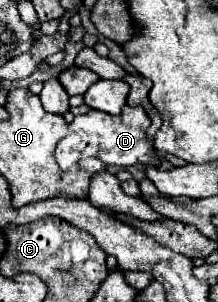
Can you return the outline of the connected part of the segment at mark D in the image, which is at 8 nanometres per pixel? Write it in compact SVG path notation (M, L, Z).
M124 106L120 116L110 116L100 110L90 110L88 114L76 116L68 126L68 134L56 146L56 162L62 170L70 170L82 158L100 158L106 166L134 166L146 164L159 166L161 160L154 153L152 142L146 140L146 128L150 120L140 106Z

